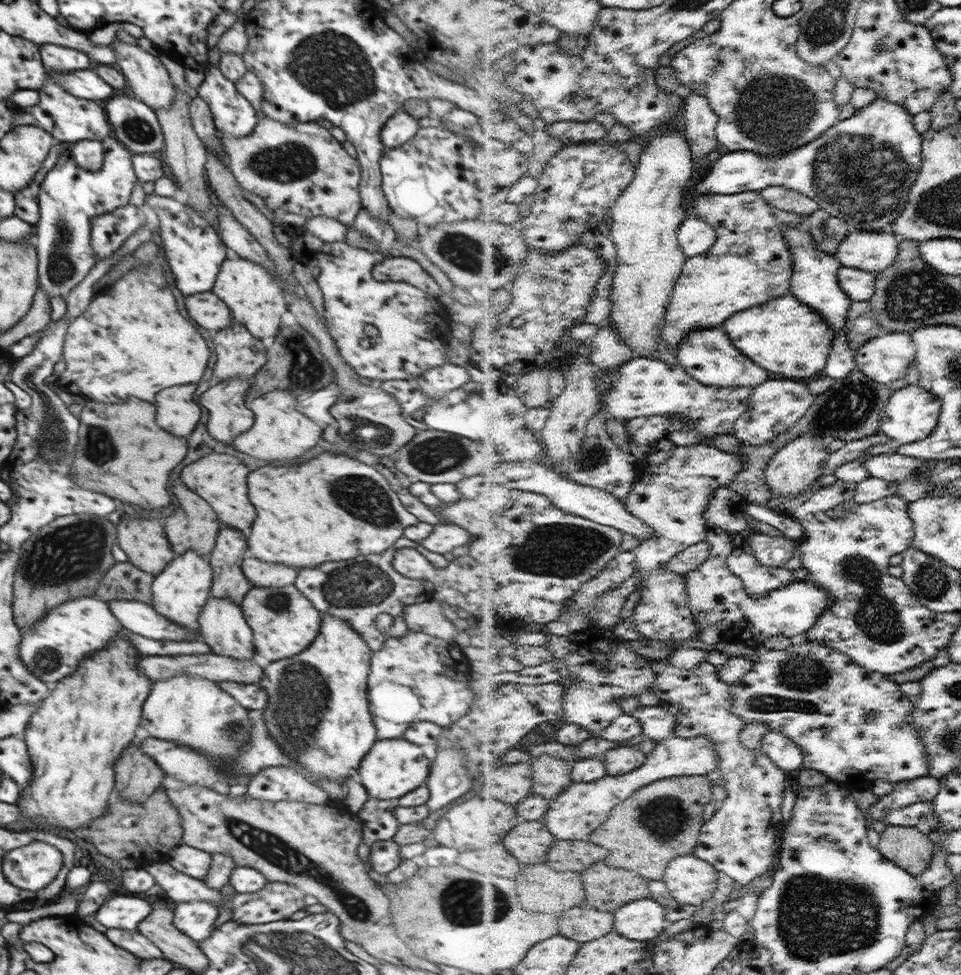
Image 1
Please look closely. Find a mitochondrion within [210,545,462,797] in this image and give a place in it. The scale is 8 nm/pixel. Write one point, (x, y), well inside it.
(303, 695)

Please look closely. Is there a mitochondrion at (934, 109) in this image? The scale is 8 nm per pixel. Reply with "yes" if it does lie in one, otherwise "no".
no

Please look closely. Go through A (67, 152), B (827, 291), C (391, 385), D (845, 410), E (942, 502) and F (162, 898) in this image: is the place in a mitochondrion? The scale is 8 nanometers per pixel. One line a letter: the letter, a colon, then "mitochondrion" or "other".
A: other
B: other
C: other
D: mitochondrion
E: other
F: other

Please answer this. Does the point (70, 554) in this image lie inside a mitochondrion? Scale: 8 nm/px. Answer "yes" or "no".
yes

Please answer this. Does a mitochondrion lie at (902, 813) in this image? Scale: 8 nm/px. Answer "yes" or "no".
no

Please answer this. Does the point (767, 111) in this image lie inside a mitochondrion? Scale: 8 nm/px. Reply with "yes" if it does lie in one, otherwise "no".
yes

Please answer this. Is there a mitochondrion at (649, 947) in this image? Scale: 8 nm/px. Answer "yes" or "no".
no

